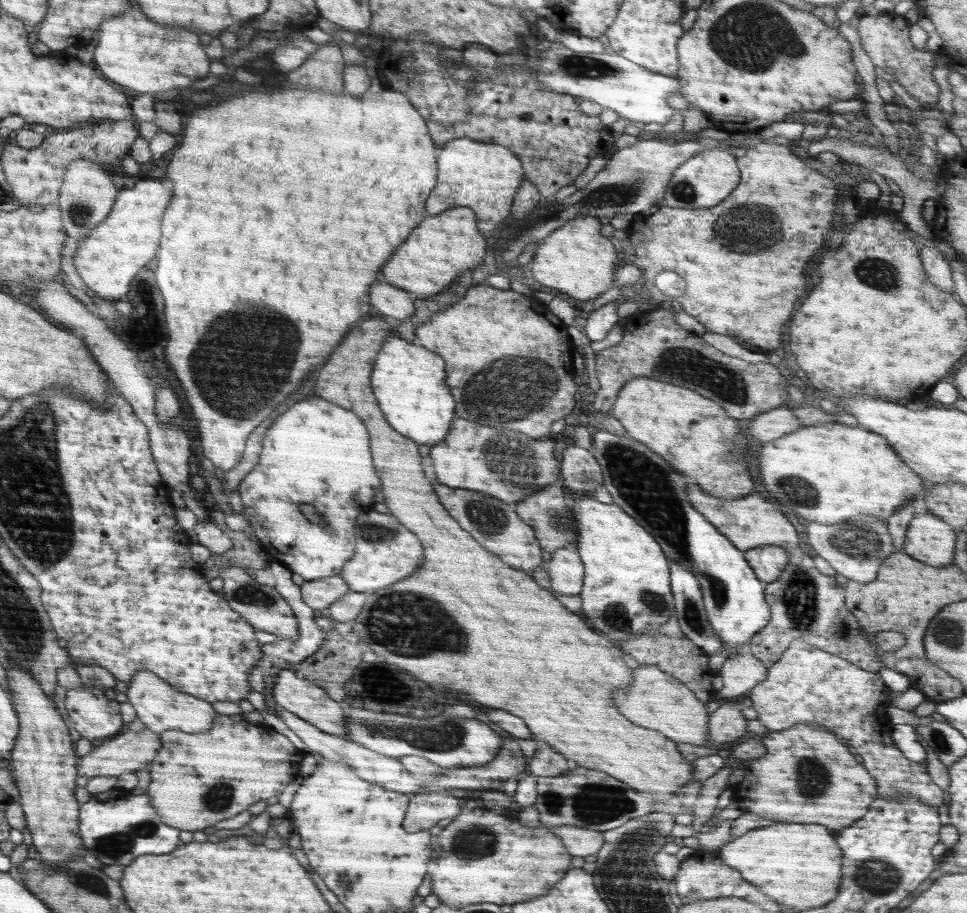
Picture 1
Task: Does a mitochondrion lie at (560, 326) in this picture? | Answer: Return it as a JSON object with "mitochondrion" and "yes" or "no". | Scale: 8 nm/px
{"mitochondrion":"no"}

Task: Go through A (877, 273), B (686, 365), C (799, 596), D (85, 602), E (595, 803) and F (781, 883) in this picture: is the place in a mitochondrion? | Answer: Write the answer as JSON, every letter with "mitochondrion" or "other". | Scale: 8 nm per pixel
{"A":"mitochondrion","B":"mitochondrion","C":"mitochondrion","D":"other","E":"mitochondrion","F":"other"}

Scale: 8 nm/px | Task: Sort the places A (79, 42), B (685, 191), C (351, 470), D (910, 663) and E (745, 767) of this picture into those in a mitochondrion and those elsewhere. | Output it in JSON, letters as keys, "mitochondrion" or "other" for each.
{"A":"other","B":"mitochondrion","C":"other","D":"other","E":"other"}

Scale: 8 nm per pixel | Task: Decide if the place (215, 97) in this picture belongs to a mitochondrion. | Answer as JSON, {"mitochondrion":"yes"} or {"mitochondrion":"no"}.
{"mitochondrion":"no"}

